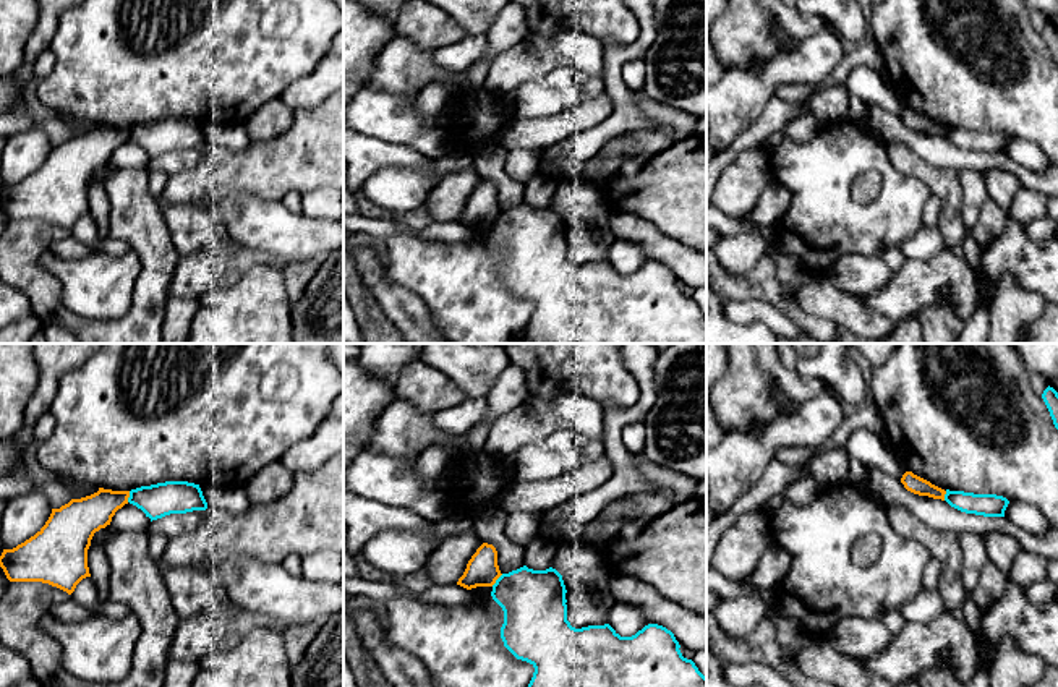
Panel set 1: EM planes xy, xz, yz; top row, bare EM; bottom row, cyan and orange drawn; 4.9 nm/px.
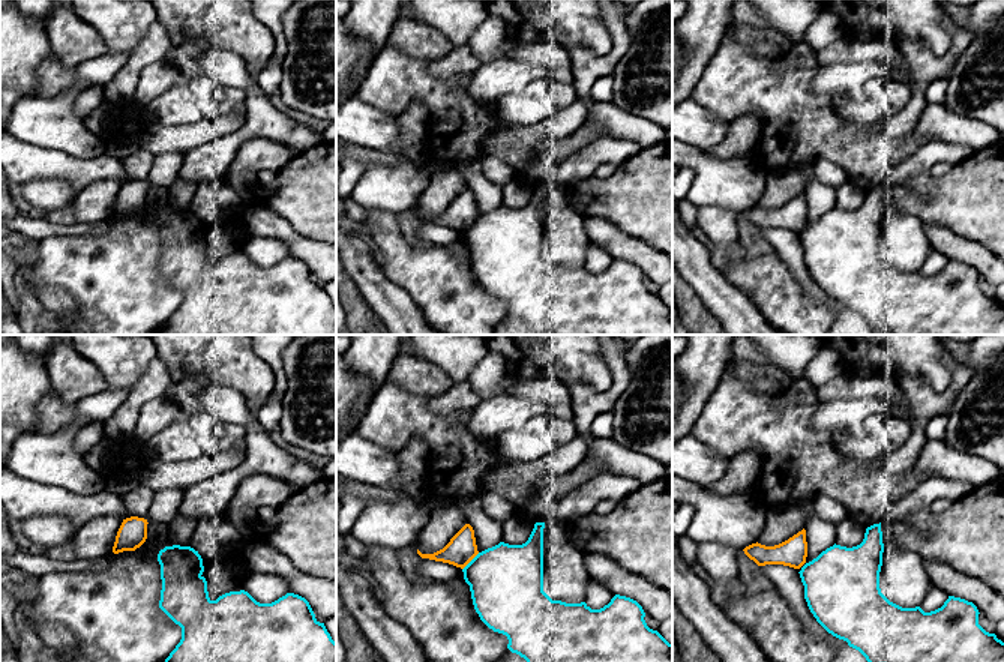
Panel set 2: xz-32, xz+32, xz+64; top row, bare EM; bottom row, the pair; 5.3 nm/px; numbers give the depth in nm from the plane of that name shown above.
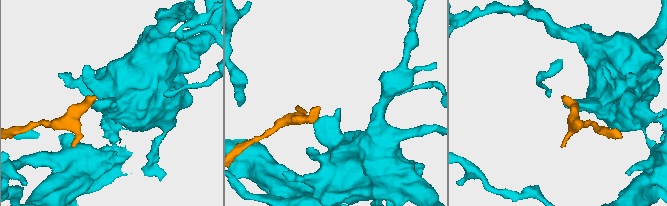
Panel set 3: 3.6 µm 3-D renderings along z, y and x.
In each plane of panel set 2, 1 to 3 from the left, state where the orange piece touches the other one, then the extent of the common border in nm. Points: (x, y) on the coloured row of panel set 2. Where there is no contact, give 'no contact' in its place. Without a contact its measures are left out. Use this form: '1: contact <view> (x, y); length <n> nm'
1: no contact
2: contact xz+32 (470, 562); length 130 nm
3: no contact

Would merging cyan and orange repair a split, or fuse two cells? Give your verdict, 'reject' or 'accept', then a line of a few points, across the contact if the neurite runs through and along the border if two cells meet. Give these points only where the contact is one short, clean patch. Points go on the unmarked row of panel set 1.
reject; line xz (503, 211), (491, 222)

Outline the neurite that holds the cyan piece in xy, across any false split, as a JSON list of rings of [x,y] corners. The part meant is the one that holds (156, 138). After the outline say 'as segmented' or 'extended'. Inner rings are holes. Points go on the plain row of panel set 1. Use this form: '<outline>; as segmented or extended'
[[[165,118],[131,126],[128,139],[141,146],[151,159],[170,151],[207,146],[199,122],[188,118]]]; as segmented

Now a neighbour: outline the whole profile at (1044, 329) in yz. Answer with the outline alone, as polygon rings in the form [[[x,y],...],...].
[[[1047,303],[1043,313],[1021,331],[1019,344],[1058,344],[1058,305]]]

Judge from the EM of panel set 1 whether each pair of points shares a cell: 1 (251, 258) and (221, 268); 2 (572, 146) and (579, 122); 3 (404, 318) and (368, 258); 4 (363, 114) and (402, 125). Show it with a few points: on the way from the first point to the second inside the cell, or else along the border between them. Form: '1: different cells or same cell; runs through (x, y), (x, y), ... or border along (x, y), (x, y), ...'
1: same cell; runs through (243, 258), (229, 263)
2: different cells; border along (610, 115), (548, 148)
3: same cell; runs through (396, 303), (376, 284), (371, 273)
4: same cell; runs through (373, 114), (392, 119)

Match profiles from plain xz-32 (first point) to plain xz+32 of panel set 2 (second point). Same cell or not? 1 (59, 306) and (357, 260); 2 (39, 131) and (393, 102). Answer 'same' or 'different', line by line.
1: same
2: different

